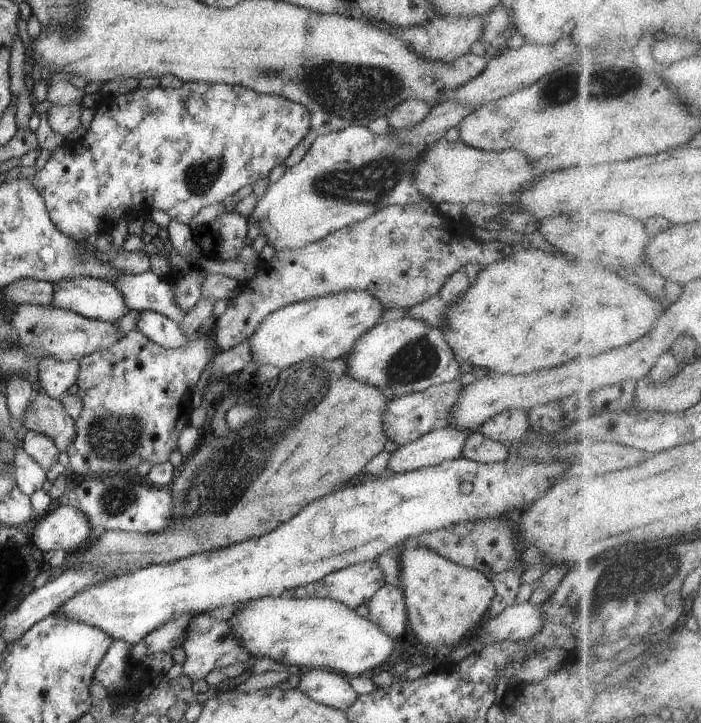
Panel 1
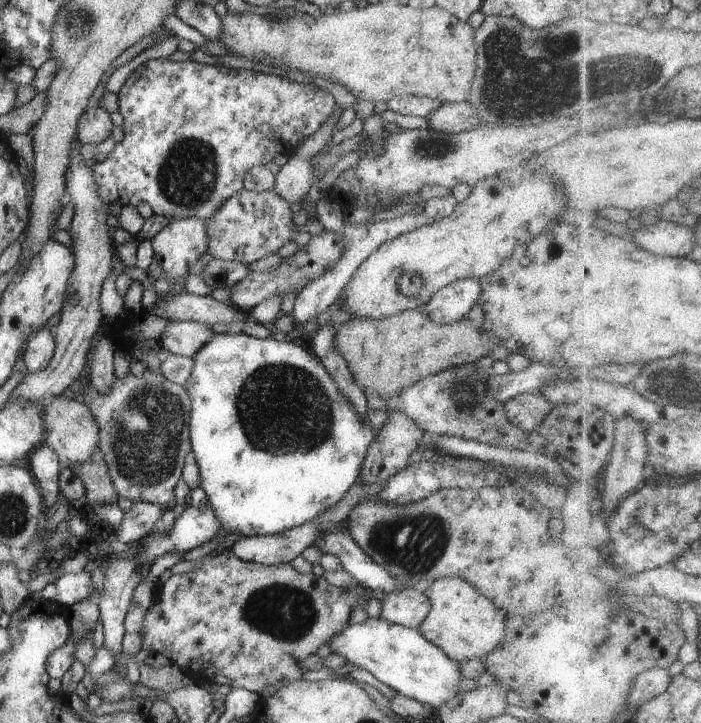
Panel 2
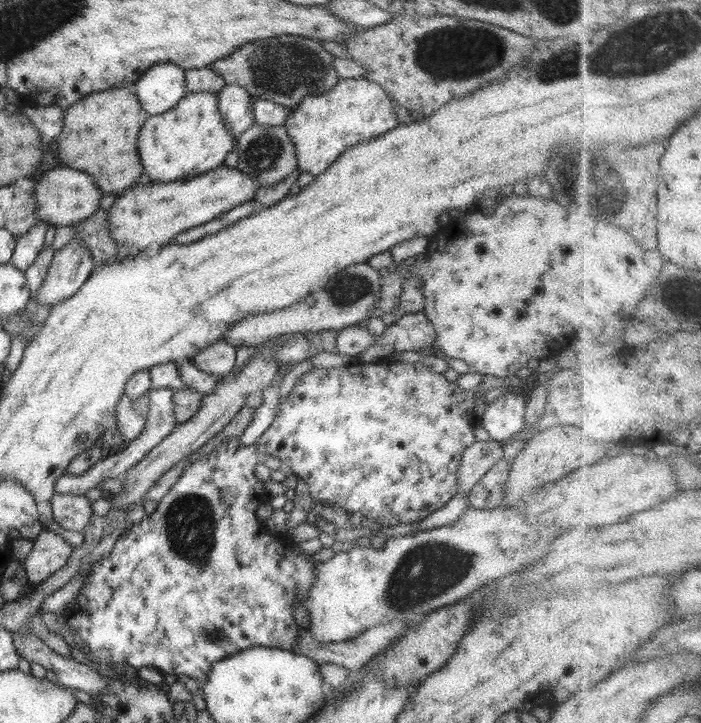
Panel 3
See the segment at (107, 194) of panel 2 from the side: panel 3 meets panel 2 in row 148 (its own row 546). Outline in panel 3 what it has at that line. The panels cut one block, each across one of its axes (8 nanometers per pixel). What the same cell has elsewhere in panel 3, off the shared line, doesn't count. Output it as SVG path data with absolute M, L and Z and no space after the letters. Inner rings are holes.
M233 436L229 440L221 442L216 448L213 448L207 454L203 454L198 460L193 460L180 475L180 478L173 484L159 502L157 509L150 516L142 519L138 524L133 524L131 528L123 535L118 537L114 546L91 566L86 576L80 577L80 589L78 595L74 596L64 609L56 613L57 618L63 620L63 623L70 630L70 639L74 632L80 636L84 647L90 648L90 655L85 654L87 658L100 664L113 662L116 664L129 664L136 670L142 666L154 666L166 677L186 675L196 681L204 682L212 664L219 660L228 658L236 653L242 652L247 648L266 647L279 648L284 650L295 650L299 632L305 628L296 624L293 615L293 604L302 603L303 598L308 596L308 591L315 579L316 562L312 562L308 553L303 552L296 544L284 544L284 538L276 539L266 530L262 530L262 522L256 517L256 509L270 501L270 496L265 492L265 482L260 481L254 475L254 469L263 456L257 451L257 445L240 444L239 436ZM224 494L233 495L236 501L228 509L224 509L220 503L220 496Z

